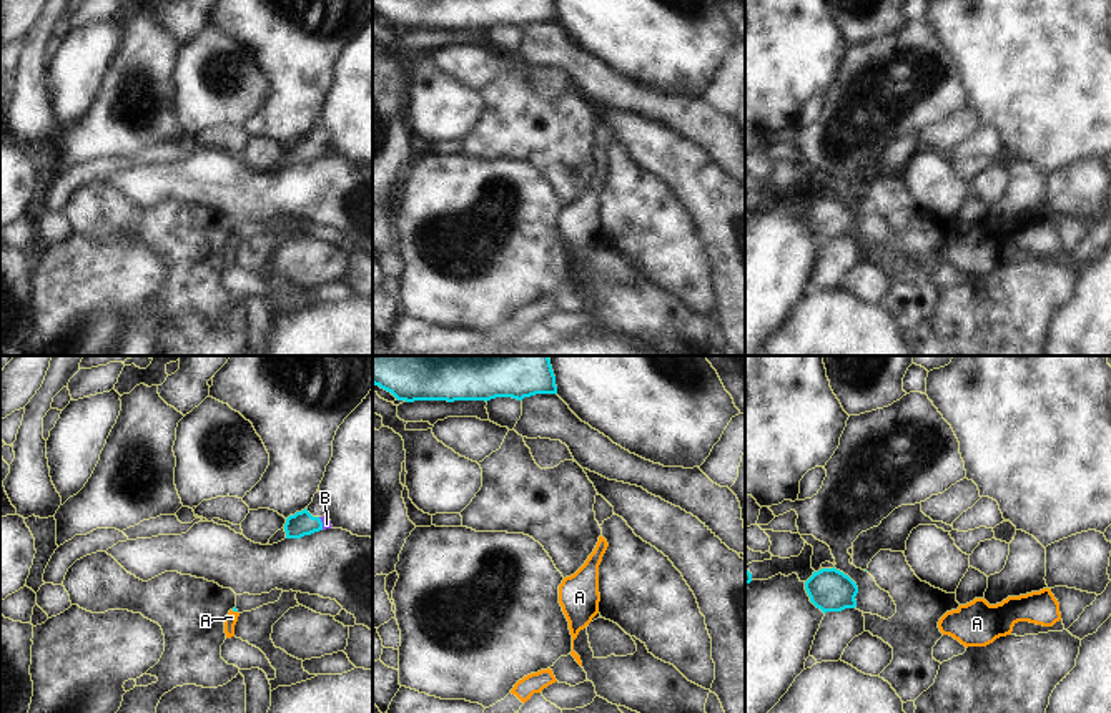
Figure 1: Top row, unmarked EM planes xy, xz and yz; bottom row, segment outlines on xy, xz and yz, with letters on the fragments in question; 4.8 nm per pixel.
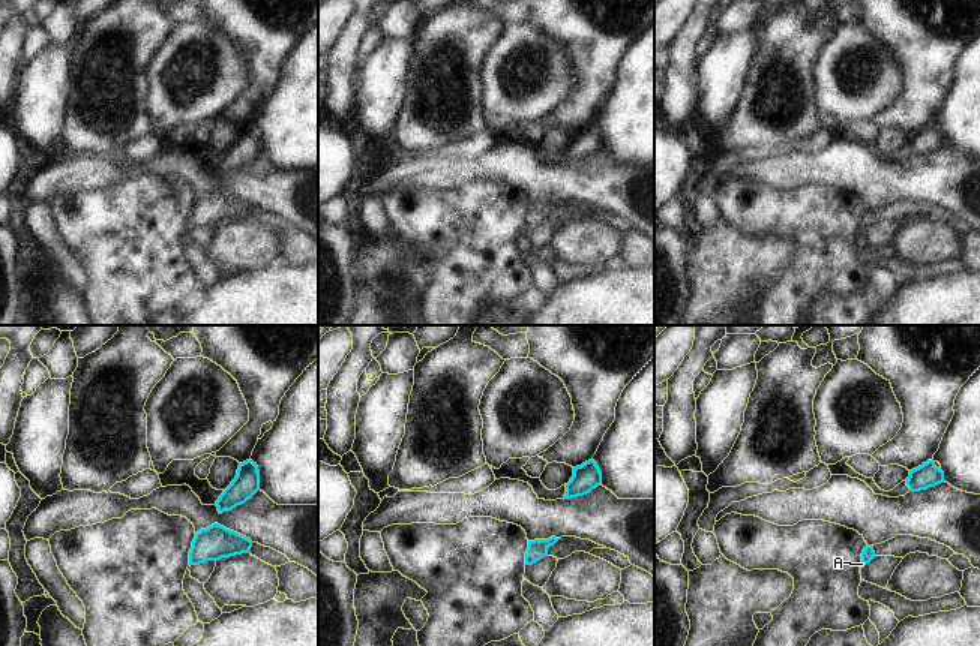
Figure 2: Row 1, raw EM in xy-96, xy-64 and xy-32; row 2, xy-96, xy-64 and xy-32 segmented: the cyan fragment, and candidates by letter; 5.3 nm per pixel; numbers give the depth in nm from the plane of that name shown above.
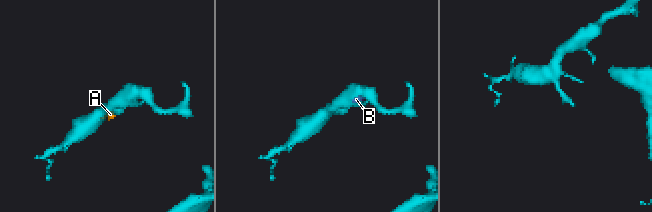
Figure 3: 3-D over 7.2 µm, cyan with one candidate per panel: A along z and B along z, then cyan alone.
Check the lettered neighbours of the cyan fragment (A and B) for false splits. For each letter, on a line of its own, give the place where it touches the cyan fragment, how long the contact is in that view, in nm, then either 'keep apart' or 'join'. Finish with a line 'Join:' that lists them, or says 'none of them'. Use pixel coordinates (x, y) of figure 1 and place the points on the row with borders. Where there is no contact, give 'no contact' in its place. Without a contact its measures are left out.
A: contact xy (235, 610); length 30 nm; join
B: contact xy (321, 524); length 70 nm; join
Join: A, B

